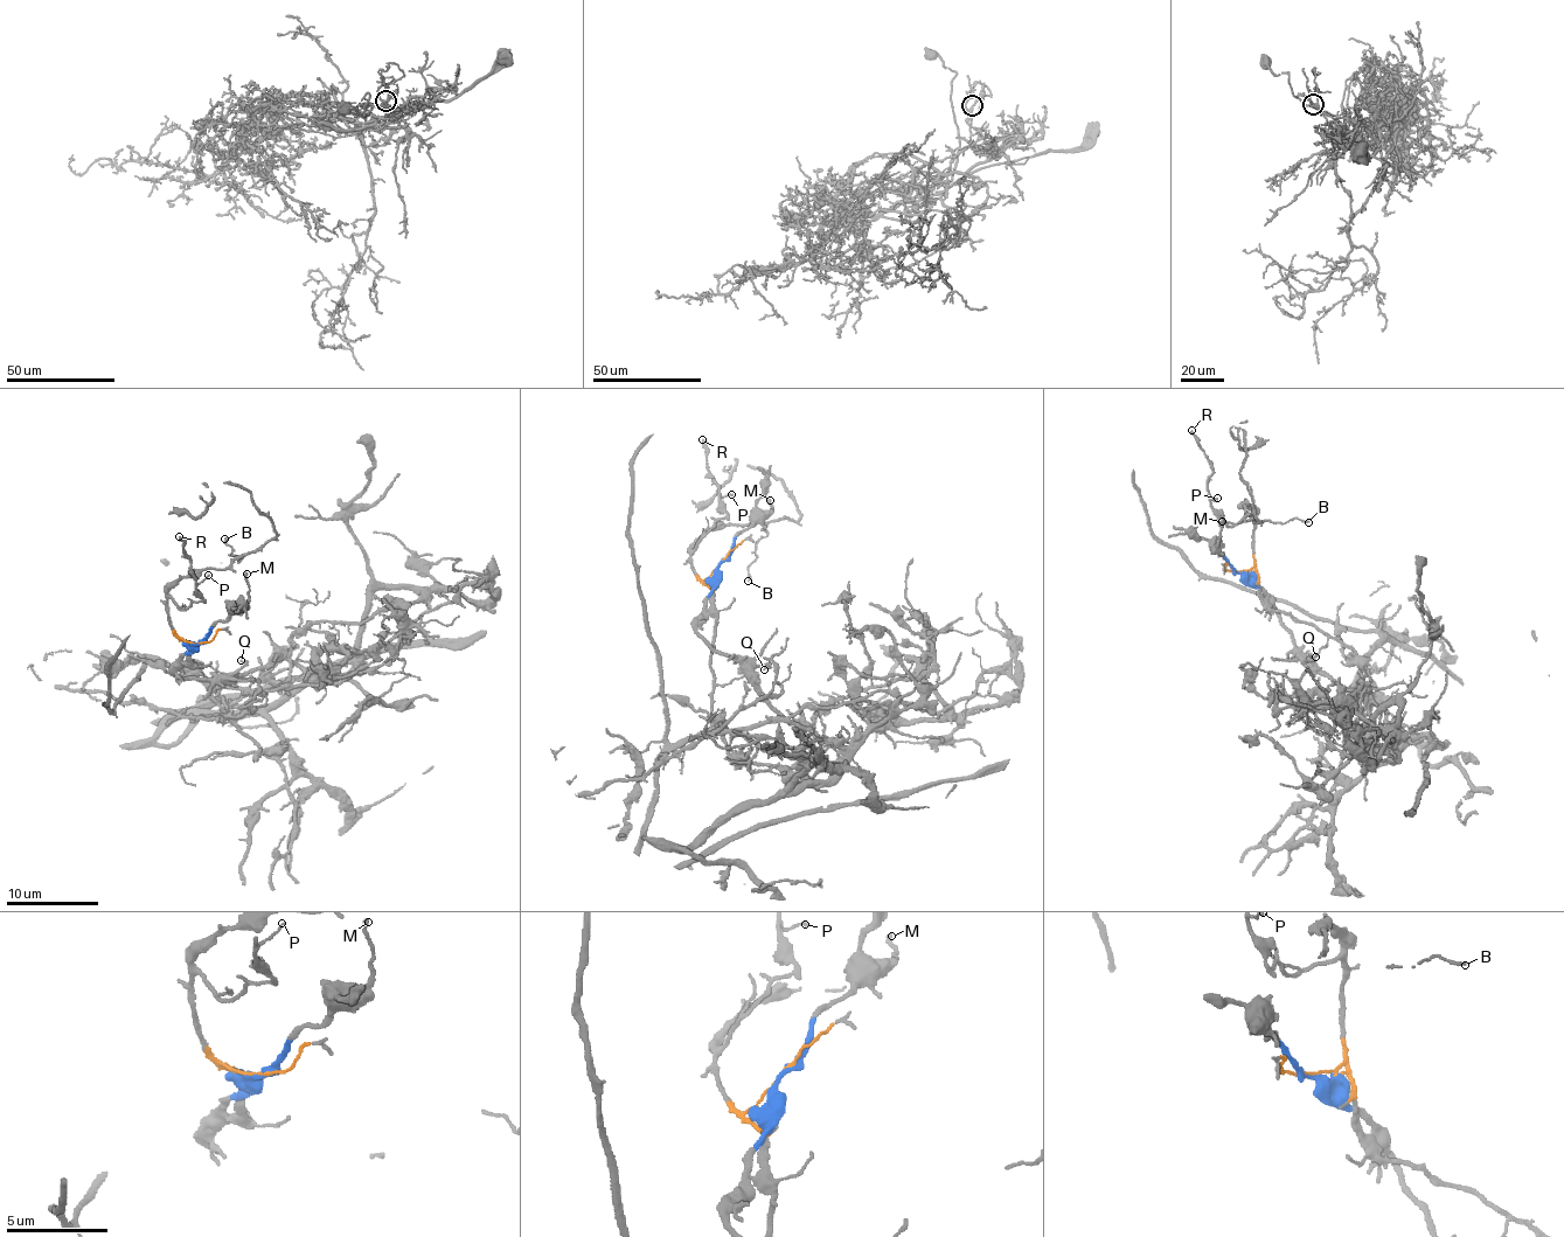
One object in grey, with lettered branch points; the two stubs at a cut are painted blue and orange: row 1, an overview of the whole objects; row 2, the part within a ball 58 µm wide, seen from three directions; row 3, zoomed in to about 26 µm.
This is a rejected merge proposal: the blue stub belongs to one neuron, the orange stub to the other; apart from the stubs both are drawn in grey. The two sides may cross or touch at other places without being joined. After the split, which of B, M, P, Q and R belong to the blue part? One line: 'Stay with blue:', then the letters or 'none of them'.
Stay with blue: M, Q

